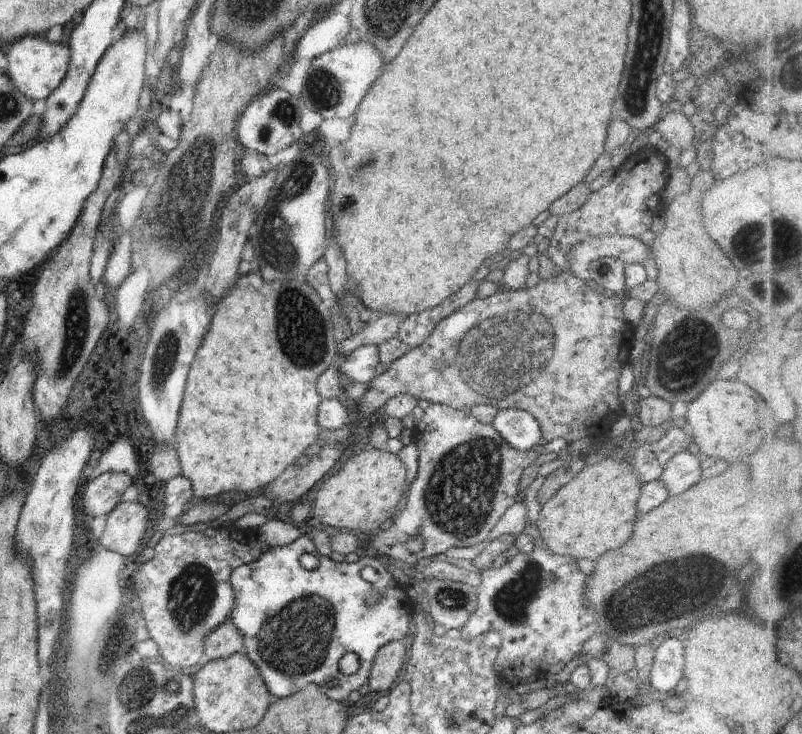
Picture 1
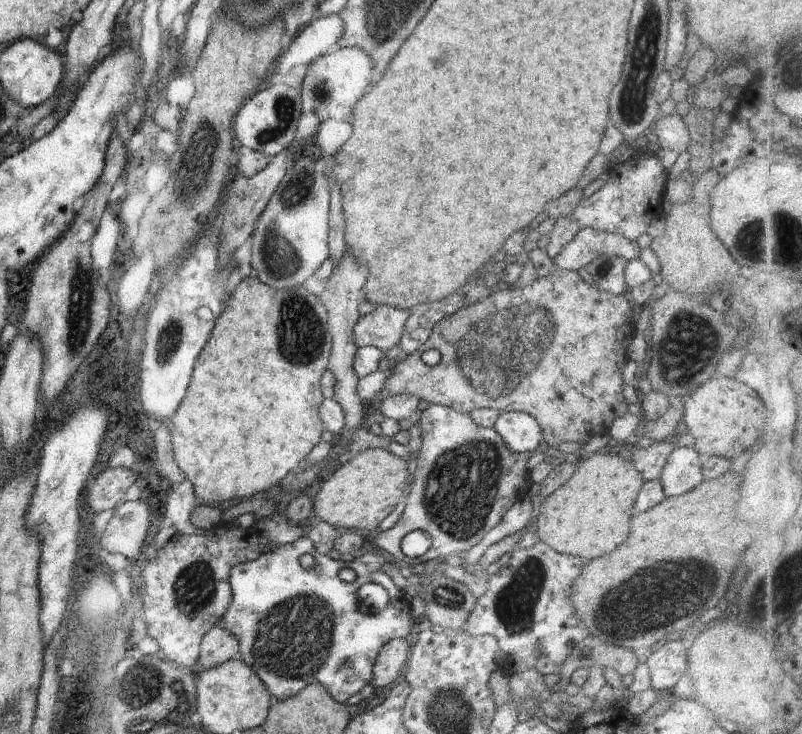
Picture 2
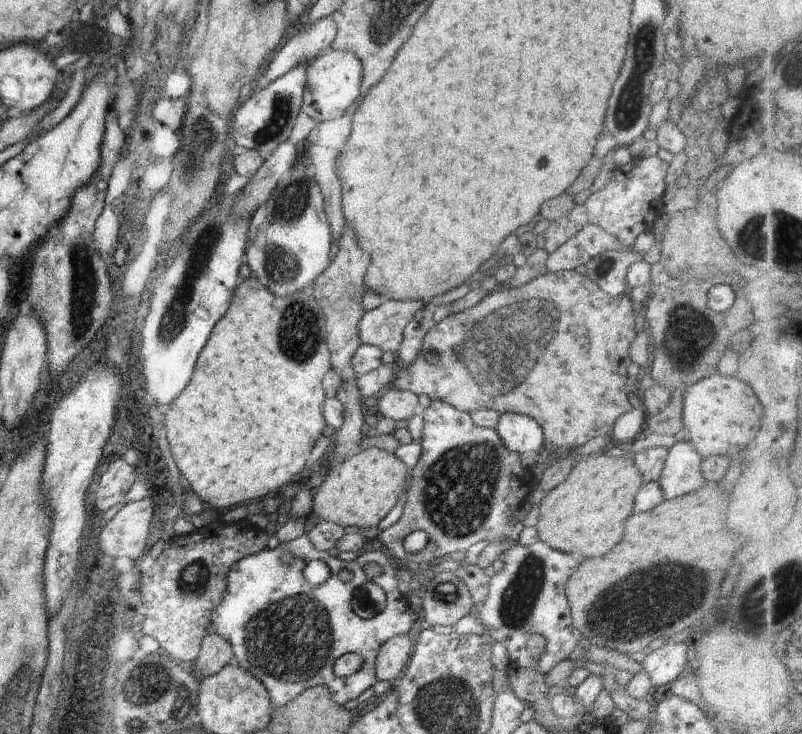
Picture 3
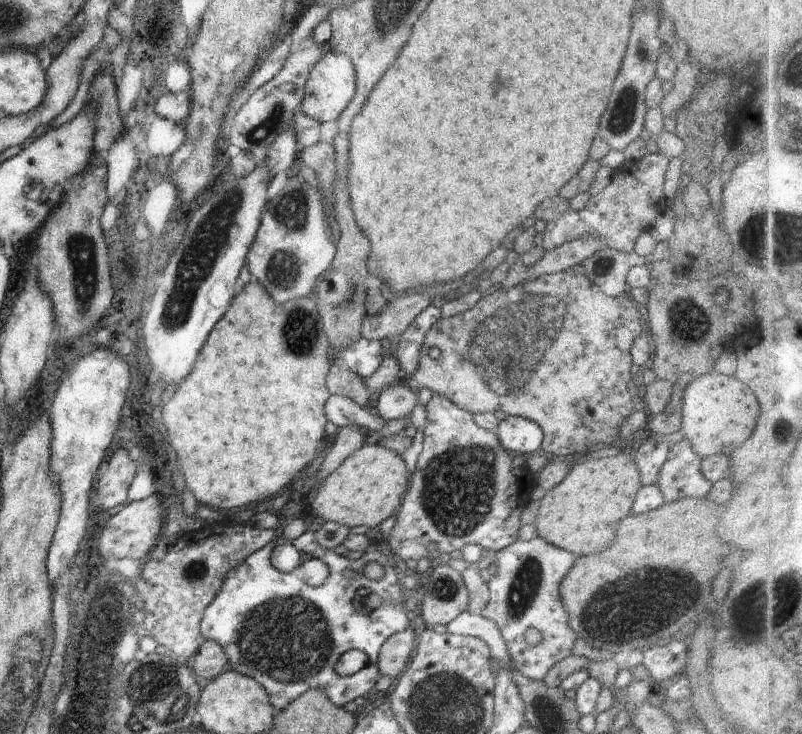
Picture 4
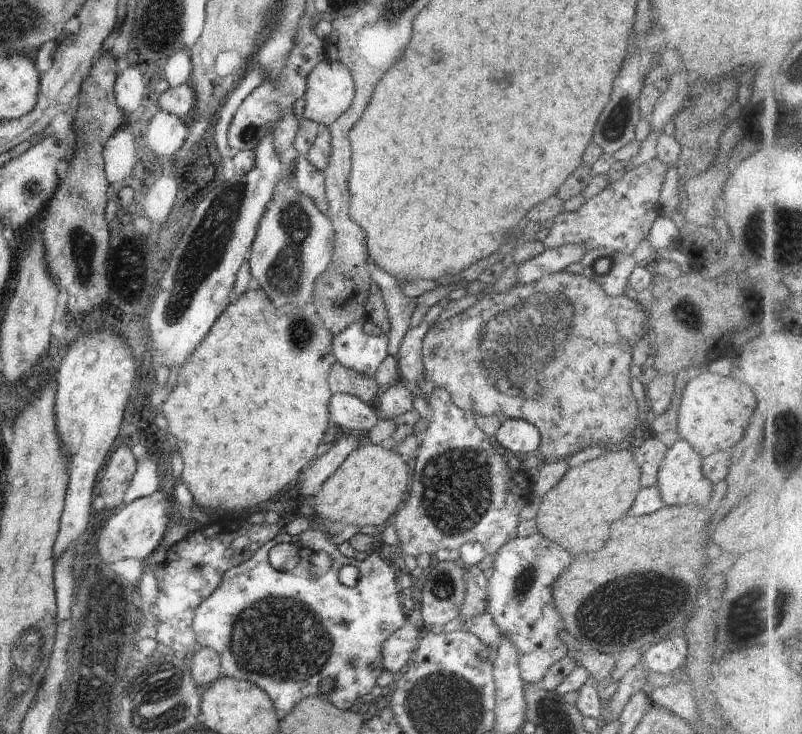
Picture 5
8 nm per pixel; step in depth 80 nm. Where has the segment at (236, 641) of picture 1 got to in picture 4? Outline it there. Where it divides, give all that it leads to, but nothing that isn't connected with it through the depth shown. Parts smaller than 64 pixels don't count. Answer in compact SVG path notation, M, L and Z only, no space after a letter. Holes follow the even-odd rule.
M204 640L198 648L198 653L194 656L193 664L189 667L192 668L194 675L201 683L214 680L228 667L226 652L222 650L222 646L218 646L218 642Z

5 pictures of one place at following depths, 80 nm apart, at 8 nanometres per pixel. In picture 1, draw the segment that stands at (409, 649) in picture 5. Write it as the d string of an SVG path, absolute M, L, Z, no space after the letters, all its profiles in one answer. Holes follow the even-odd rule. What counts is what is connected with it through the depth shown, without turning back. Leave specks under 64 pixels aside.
M402 641L389 642L378 650L367 680L371 691L386 692L398 678L408 655Z

